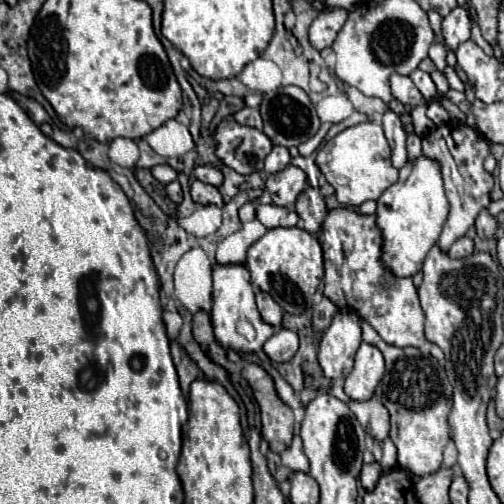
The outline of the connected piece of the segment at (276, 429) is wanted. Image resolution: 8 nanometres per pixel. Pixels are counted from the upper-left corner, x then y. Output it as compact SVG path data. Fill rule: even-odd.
M247 364L243 368L243 378L253 388L255 400L259 402L263 438L269 442L269 448L277 454L287 450L293 440L293 412L277 396L273 378L257 364Z

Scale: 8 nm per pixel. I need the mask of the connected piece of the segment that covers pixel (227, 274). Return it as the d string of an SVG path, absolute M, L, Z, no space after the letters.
M215 266L213 268L213 312L211 322L215 338L223 348L233 346L239 352L257 352L273 334L273 326L265 324L257 306L245 266Z

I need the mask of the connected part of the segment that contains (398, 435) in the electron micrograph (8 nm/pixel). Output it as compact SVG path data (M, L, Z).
M361 322L363 340L375 344L385 356L385 376L381 386L381 400L391 414L389 438L397 446L397 462L415 476L433 474L443 464L443 448L449 442L447 416L453 404L453 386L445 370L433 356L423 356L417 348L395 348L385 344L379 334Z

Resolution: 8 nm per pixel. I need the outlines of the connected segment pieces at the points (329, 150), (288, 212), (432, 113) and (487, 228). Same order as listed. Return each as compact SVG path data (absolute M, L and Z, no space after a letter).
M369 120L351 128L345 128L331 138L317 152L317 166L325 174L327 182L335 188L337 200L343 206L361 206L365 200L377 200L393 182L397 182L397 170L391 166L389 144L383 134L383 126L377 120Z
M267 204L267 206L257 206L257 218L261 220L261 224L265 228L277 228L277 226L295 226L299 216L293 208L285 208L285 206L275 206L275 204Z
M431 102L428 104L426 115L436 126L441 126L450 121L449 113L437 102Z
M481 210L475 220L475 228L477 228L479 238L483 238L483 240L493 238L497 234L497 220L495 220L495 216L489 214L489 210Z

